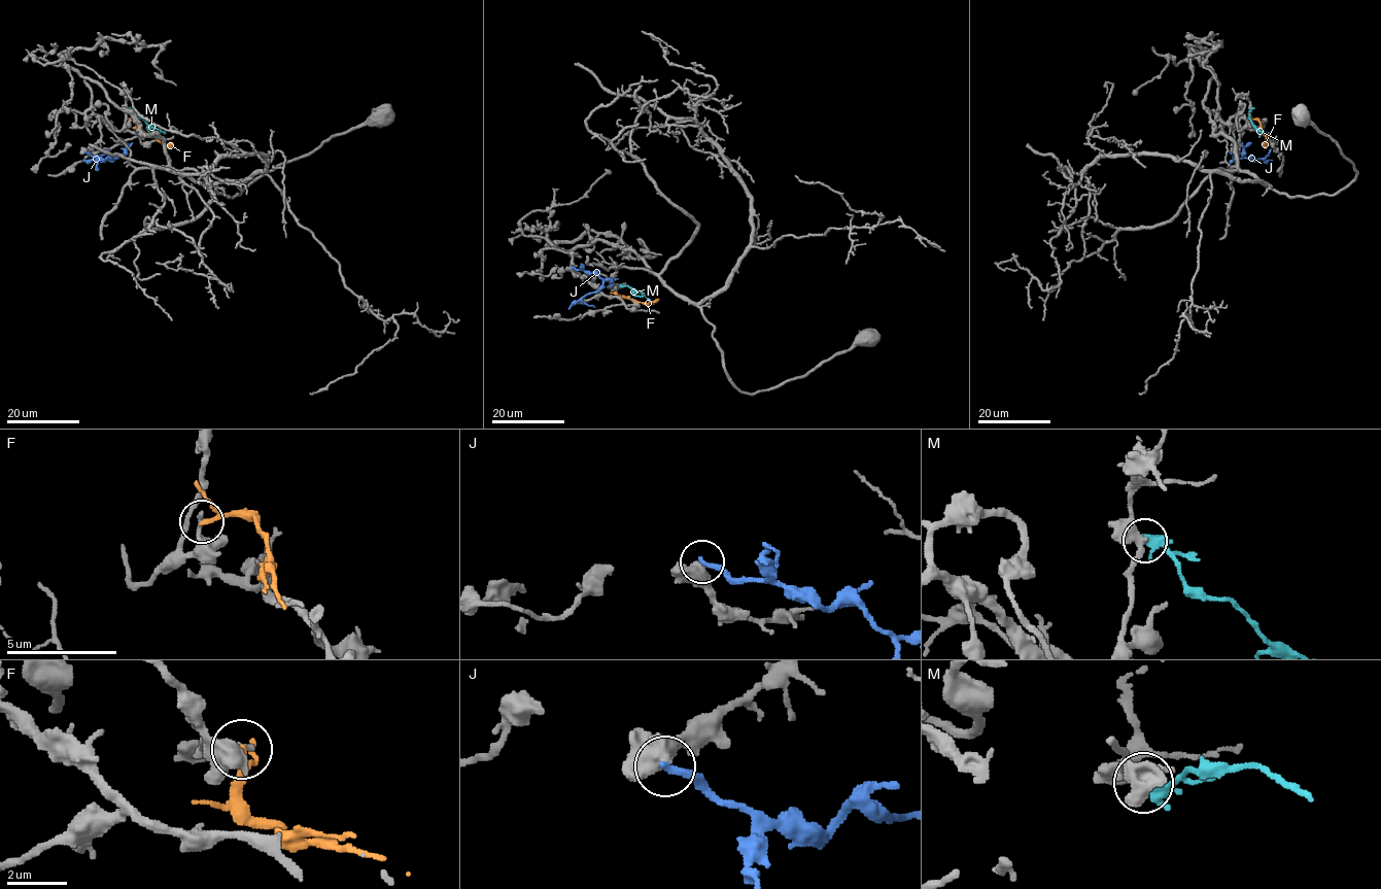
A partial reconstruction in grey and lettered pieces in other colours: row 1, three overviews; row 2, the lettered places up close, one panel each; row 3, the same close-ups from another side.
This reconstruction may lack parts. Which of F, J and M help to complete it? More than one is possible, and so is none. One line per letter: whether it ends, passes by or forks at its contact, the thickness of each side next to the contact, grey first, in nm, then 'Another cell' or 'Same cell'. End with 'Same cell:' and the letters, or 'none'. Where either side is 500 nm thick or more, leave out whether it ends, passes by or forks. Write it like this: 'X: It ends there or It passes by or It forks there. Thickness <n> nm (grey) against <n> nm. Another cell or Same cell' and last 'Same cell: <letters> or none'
F: It passes by. Thickness 260 nm (grey) against 160 nm. Another cell
J: Thickness 650 nm (grey) against 240 nm. Another cell
M: It passes by. Thickness 320 nm (grey) against 300 nm. Another cell
Same cell: none

